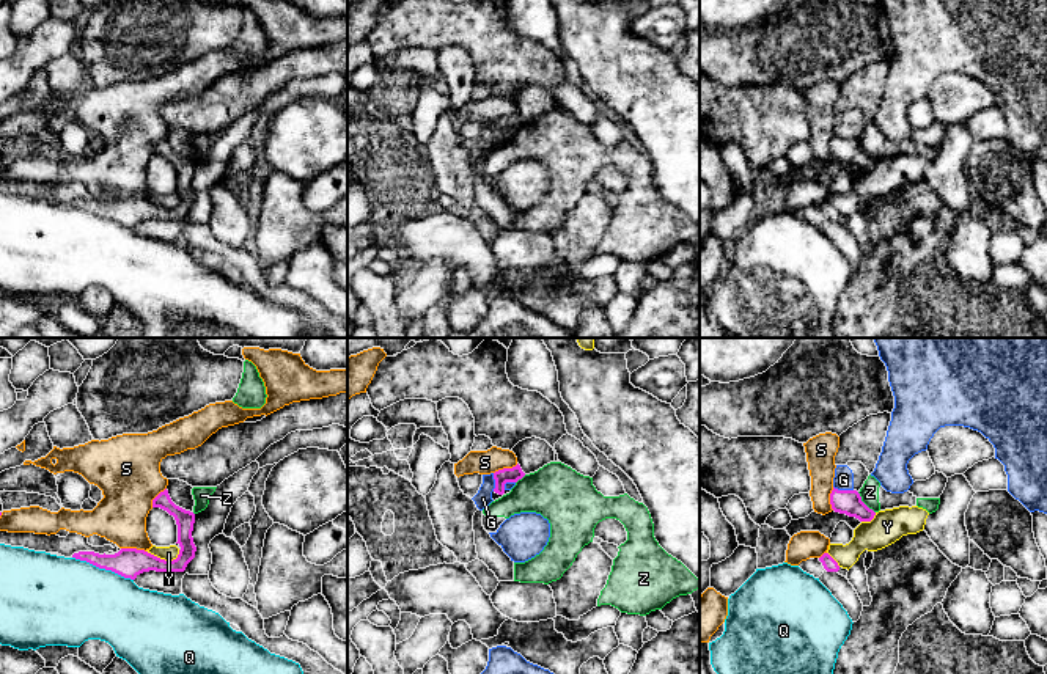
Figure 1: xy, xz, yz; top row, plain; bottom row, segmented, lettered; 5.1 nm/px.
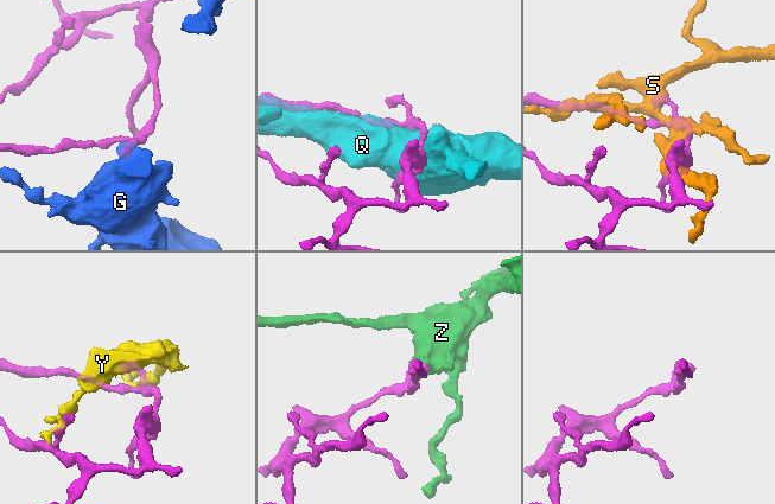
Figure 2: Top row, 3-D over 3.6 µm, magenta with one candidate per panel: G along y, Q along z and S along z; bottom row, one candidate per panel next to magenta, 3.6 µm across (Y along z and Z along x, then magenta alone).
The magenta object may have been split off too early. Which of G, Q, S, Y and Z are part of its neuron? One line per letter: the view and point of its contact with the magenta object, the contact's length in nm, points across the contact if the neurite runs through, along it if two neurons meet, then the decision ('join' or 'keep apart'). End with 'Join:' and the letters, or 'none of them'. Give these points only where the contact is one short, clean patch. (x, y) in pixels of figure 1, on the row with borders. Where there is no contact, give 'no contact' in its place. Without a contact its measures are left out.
G: yz (843, 490) | 110 nm | along yz (833, 486), (852, 490) | keep apart
Q: xy (102, 567) | 340 nm | keep apart
S: xy (134, 549) | 130 nm | keep apart
Y: xy (164, 560) | 180 nm | keep apart
Z: yz (863, 503) | 140 nm | along yz (857, 492), (874, 512) | keep apart
Join: none of them

